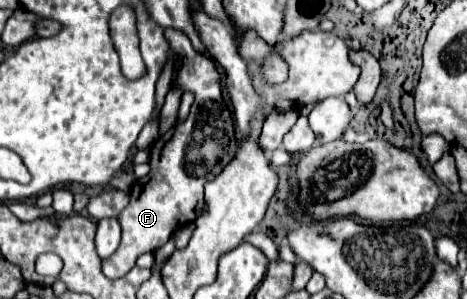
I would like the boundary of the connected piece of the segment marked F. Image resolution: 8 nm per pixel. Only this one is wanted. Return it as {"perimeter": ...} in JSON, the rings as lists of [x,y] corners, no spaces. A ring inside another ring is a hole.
{"perimeter":[[[166,30],[172,50],[182,54],[180,70],[174,76],[172,88],[194,94],[194,104],[184,122],[176,122],[170,130],[168,142],[160,148],[150,150],[150,174],[146,182],[138,184],[138,190],[130,192],[128,206],[120,212],[118,220],[122,226],[122,242],[112,258],[102,260],[102,274],[110,280],[122,278],[134,268],[136,258],[144,252],[154,252],[168,242],[168,238],[182,226],[196,220],[196,206],[202,208],[204,184],[220,174],[220,170],[232,160],[236,152],[234,120],[220,92],[220,74],[210,56],[198,54],[186,34],[180,30]]]}

